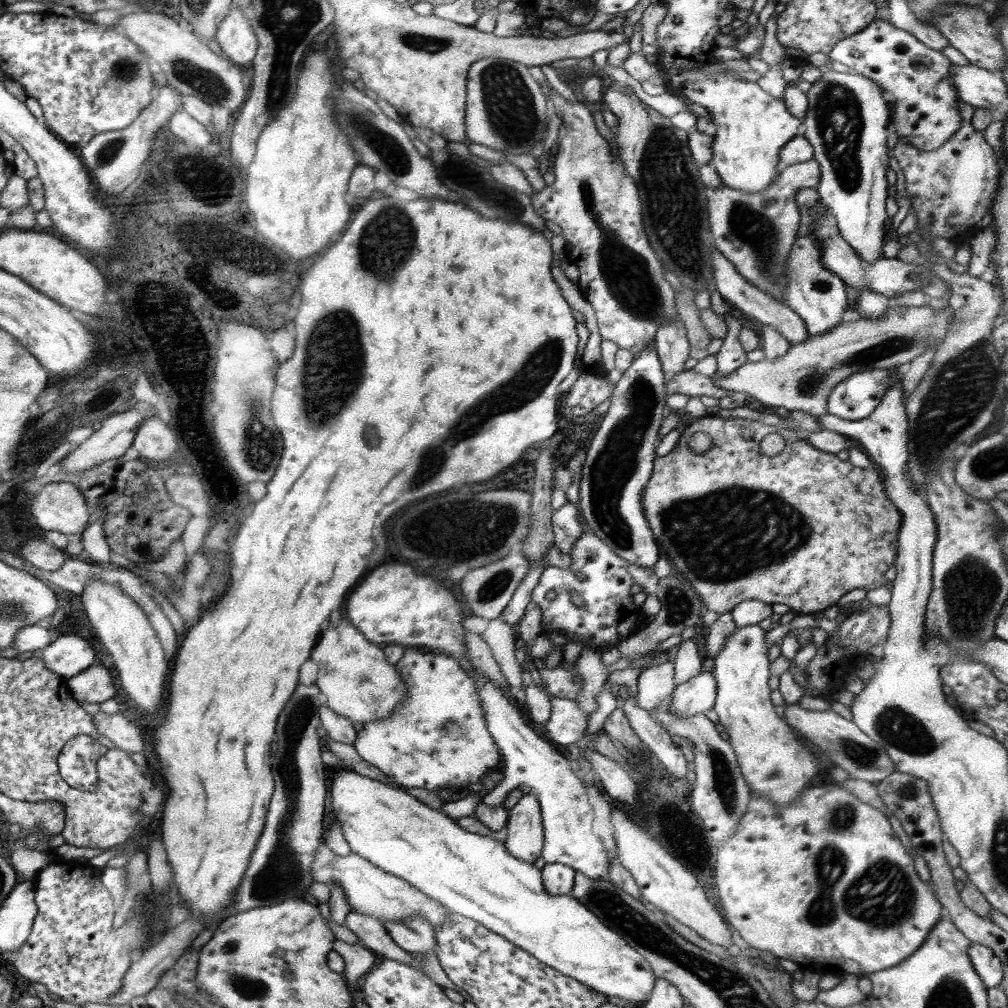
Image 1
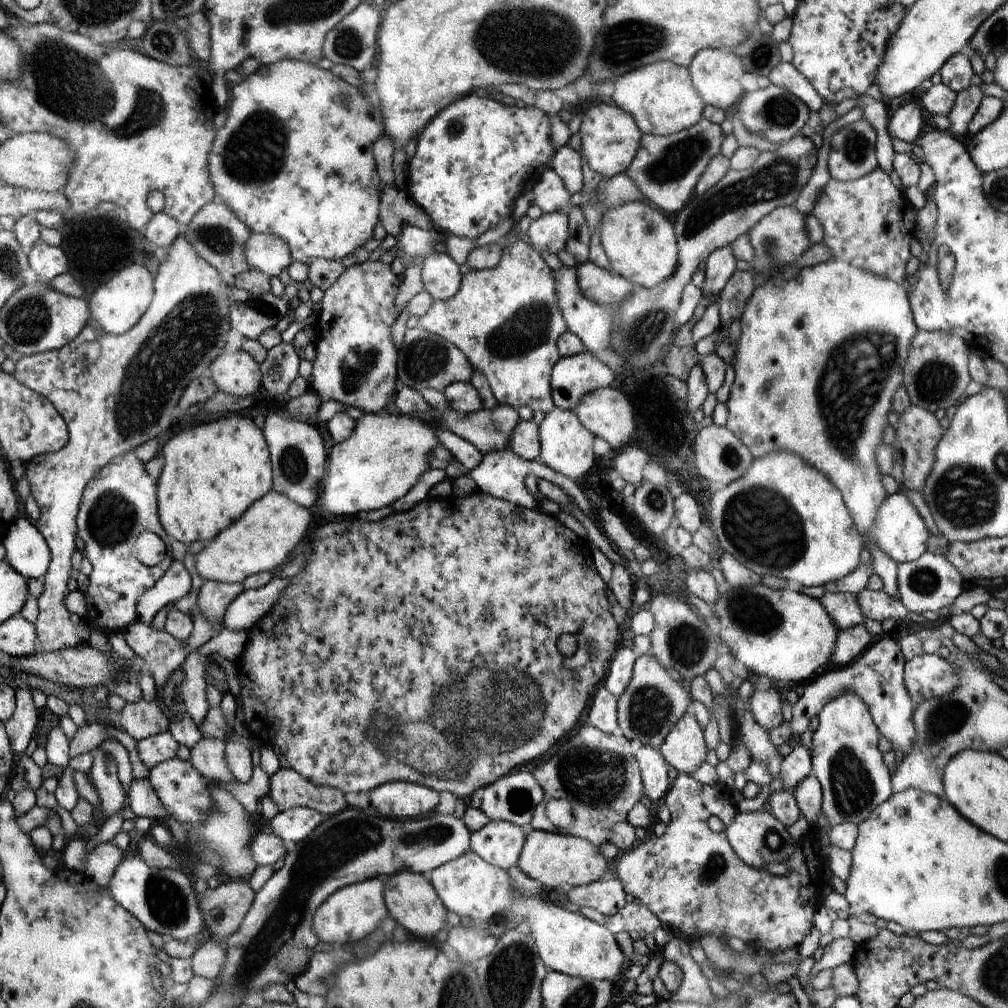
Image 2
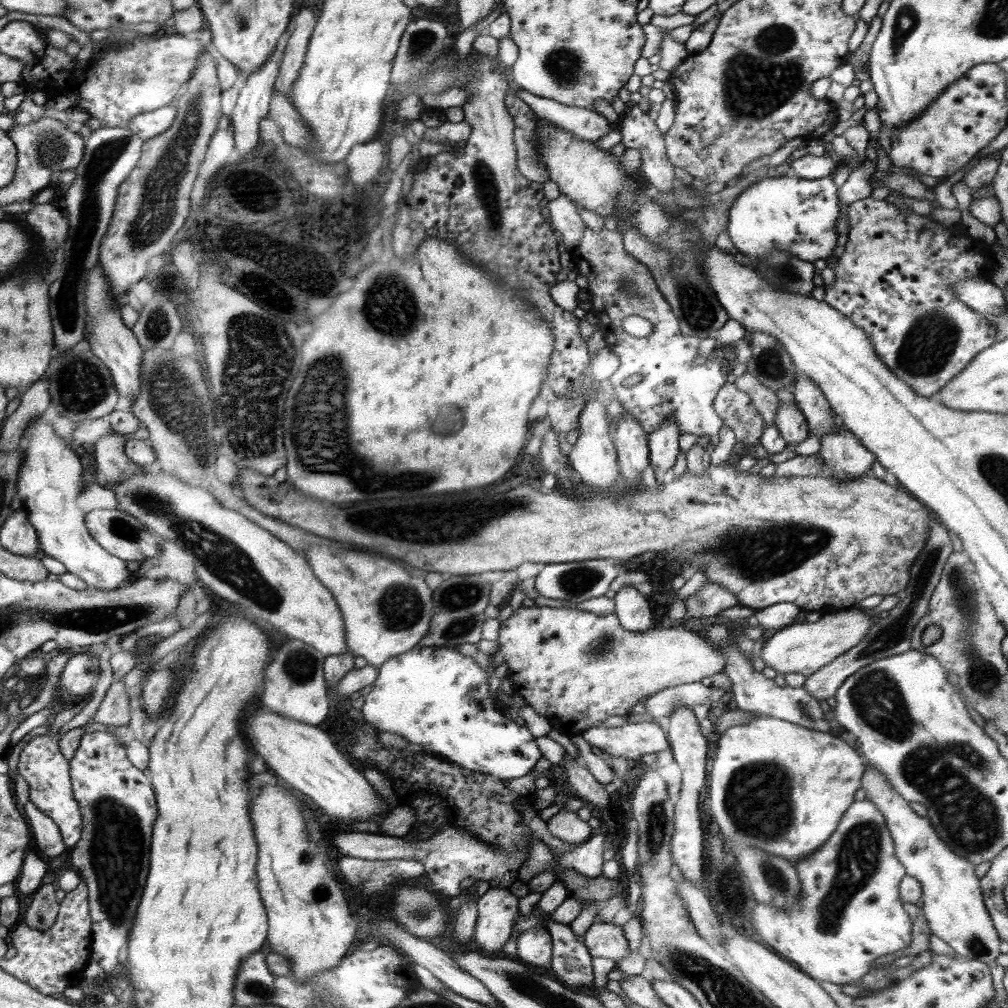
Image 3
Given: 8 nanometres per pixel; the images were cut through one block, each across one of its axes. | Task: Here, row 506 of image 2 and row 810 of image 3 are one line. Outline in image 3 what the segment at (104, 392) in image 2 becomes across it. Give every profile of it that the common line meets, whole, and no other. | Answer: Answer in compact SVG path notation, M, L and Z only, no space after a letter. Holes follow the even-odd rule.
M60 733L37 735L23 747L17 764L16 774L21 774L30 786L30 802L46 814L59 827L66 849L73 848L82 835L82 815L78 802L73 798L69 761L59 749Z

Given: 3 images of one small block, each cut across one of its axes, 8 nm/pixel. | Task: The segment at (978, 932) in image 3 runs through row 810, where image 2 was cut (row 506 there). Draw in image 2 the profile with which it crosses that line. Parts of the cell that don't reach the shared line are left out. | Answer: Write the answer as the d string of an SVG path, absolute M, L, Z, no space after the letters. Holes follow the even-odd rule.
M902 491L888 495L880 504L880 508L876 510L876 520L872 524L872 536L880 552L884 552L884 556L890 556L898 565L913 562L923 556L927 552L926 544L930 538L920 514Z

